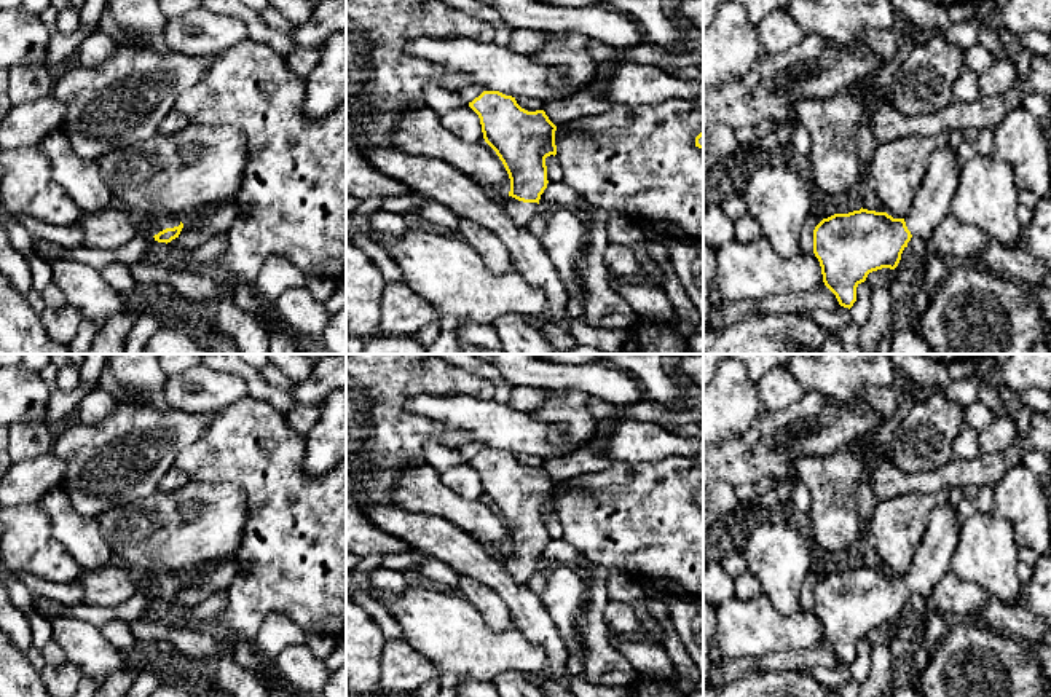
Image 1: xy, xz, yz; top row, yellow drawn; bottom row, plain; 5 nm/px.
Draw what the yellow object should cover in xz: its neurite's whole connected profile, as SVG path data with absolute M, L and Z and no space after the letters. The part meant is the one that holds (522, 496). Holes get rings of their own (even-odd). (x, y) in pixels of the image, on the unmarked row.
M483 448L469 464L478 472L483 496L510 536L502 566L515 582L526 585L542 568L539 557L549 541L545 515L557 512L557 483L544 467L528 469L499 448Z

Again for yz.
M947 501L931 512L928 530L904 576L868 566L834 571L813 587L813 611L823 640L844 665L856 659L856 644L868 632L895 627L912 593L927 597L951 569L960 526L955 507Z

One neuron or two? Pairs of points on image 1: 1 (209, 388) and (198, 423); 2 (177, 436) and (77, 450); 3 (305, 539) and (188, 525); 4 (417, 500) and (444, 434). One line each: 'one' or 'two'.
1: two
2: one
3: two
4: two

